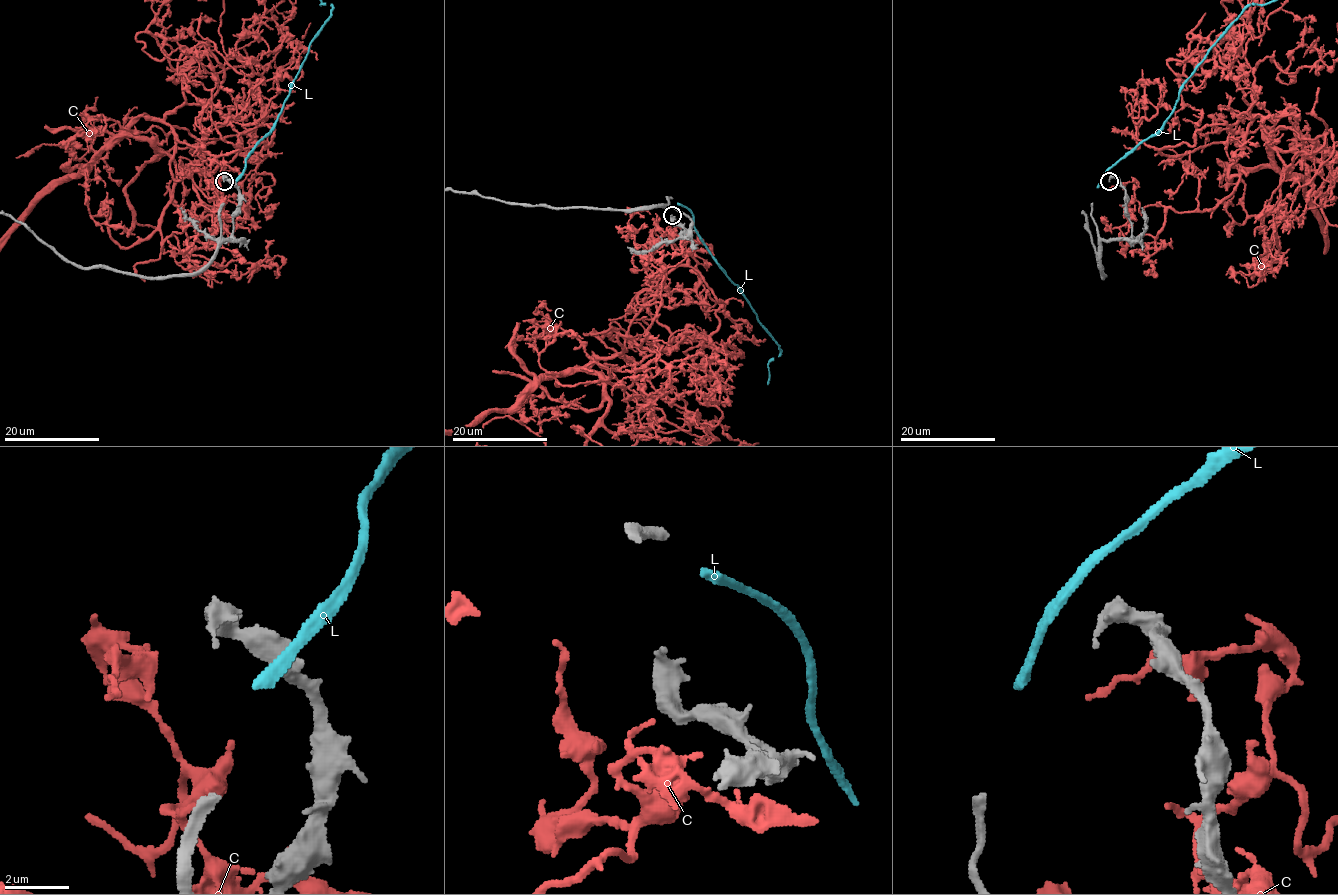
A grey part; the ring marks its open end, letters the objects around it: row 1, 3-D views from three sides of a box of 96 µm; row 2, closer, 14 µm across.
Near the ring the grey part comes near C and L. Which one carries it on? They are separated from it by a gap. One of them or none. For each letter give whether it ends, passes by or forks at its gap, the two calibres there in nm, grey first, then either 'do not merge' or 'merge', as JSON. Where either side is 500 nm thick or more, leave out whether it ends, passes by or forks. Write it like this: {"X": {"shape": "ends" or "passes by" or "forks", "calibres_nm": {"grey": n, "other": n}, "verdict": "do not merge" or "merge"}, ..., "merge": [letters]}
{"C": {"shape": "ends", "calibres_nm": {"grey": 180, "other": 220}, "verdict": "do not merge"}, "L": {"shape": "ends", "calibres_nm": {"grey": 180, "other": 440}, "verdict": "merge"}, "merge": ["L"]}

